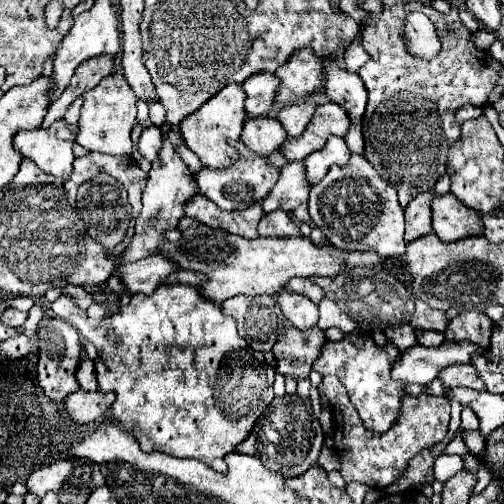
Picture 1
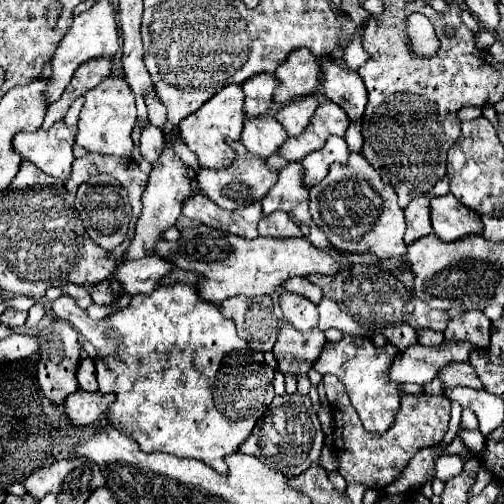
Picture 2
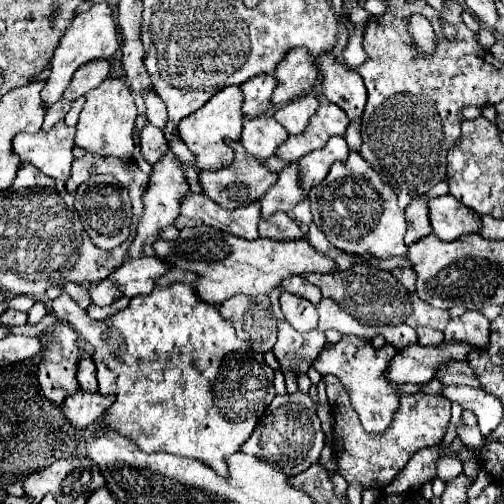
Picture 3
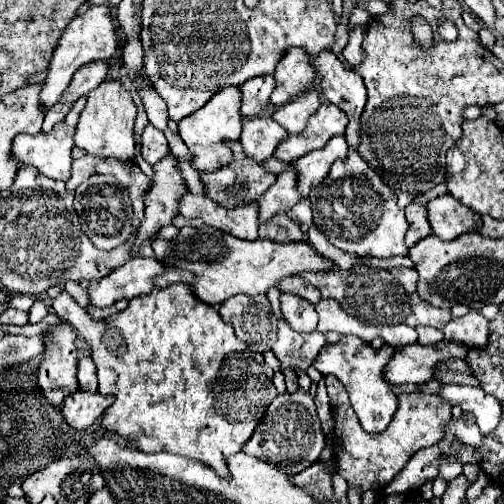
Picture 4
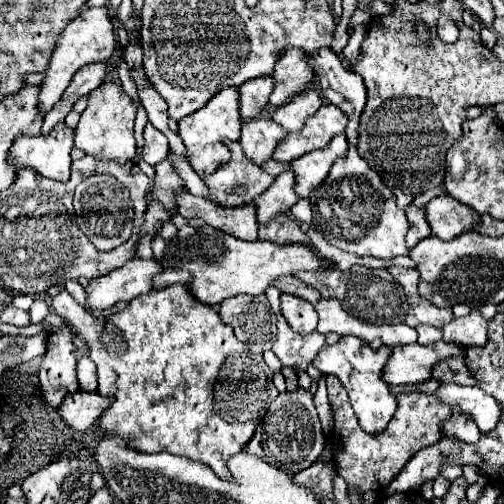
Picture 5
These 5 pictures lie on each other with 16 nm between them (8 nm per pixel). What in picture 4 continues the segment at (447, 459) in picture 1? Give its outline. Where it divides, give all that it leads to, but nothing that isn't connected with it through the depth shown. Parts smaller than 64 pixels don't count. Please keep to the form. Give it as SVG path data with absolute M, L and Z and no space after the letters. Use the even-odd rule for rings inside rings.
M442 460L440 462L440 476L446 480L454 480L458 474L462 474L462 464L456 460Z

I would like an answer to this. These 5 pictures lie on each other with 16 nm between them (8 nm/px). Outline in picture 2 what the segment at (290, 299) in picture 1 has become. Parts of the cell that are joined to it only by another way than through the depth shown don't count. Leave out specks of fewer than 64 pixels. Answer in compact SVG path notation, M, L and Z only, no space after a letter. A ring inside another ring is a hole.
M282 292L280 308L284 312L284 318L300 332L308 332L308 330L316 328L316 324L318 324L316 306L310 300L306 300L304 296L298 296L292 292Z

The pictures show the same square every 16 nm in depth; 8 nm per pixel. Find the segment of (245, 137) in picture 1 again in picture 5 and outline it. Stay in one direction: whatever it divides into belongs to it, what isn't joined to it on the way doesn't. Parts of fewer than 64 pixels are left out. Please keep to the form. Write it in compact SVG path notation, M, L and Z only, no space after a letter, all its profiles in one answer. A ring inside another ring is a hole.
M254 118L242 124L242 150L254 164L262 166L270 160L276 144L286 136L286 130L274 124L272 118Z

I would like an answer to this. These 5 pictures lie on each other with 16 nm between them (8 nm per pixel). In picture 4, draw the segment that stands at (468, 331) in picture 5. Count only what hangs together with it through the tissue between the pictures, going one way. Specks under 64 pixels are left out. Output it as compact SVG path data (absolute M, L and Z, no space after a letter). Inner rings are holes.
M472 310L462 318L452 318L444 326L444 340L468 346L486 346L488 344L488 320Z

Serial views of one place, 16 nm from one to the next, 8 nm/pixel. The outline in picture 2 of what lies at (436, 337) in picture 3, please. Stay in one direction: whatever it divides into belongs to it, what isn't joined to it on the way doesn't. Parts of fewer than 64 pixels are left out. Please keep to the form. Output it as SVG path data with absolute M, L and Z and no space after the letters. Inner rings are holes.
M416 328L416 332L418 332L418 342L422 346L440 344L444 340L444 334L442 332L436 332L436 330L430 330L430 328Z

